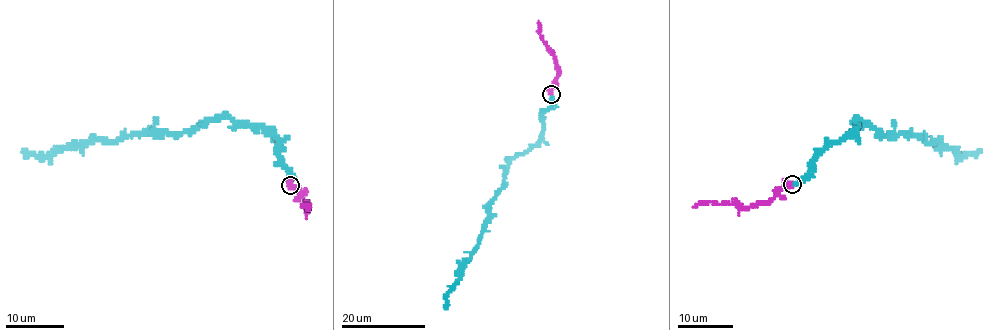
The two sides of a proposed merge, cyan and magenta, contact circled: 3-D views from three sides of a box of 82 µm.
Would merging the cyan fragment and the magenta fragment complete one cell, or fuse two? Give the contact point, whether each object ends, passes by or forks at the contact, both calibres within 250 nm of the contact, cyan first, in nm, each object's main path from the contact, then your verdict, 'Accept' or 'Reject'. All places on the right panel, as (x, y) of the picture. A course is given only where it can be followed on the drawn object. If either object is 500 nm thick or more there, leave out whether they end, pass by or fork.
Place: (792, 184). At the ring cyan ends. At the ring magenta passes by. Thickness 320 nm (cyan) against 380 nm. Course of cyan: (793, 184), (821, 152), (850, 134), (857, 119), (883, 135), (917, 134), (957, 154), (980, 148). Course of magenta: (792, 184), (781, 187), (769, 201), (751, 206), (711, 202), (693, 206). Accept

